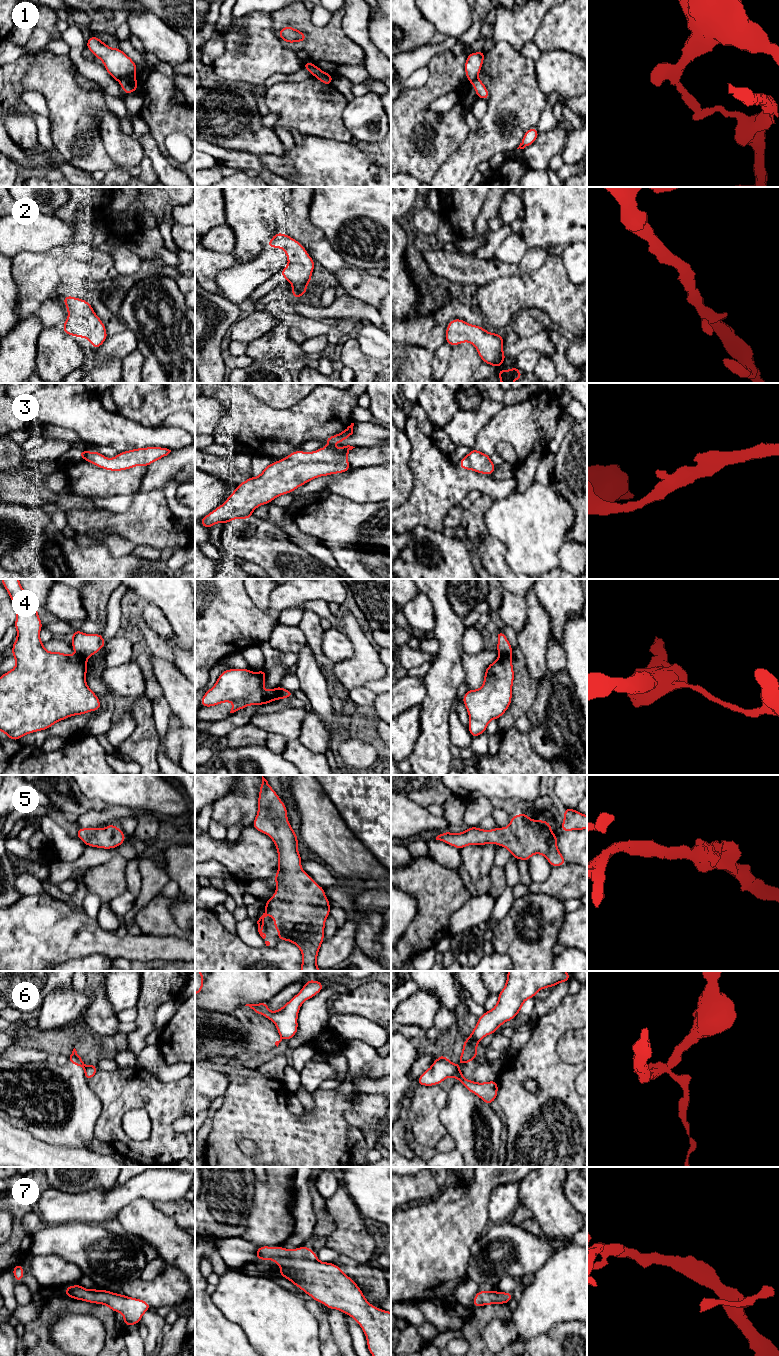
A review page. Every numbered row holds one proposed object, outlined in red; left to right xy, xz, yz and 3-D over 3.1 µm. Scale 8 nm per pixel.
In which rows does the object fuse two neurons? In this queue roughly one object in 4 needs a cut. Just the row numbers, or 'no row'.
1, 4, 6

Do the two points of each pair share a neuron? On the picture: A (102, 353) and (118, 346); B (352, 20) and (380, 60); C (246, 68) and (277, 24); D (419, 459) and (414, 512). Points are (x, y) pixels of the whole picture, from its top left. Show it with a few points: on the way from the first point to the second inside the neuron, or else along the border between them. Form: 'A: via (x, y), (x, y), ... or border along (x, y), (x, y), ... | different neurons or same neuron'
A: via (106, 350), (114, 347) | same neuron
B: via (357, 30), (370, 50) | same neuron
C: border along (270, 13), (272, 28), (276, 32) | different neurons
D: via (421, 472), (421, 499) | same neuron

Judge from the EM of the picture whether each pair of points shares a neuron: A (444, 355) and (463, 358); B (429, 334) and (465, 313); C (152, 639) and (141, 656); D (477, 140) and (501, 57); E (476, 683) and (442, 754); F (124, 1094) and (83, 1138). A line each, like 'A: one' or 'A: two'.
A: two
B: one
C: two
D: one
E: two
F: two

